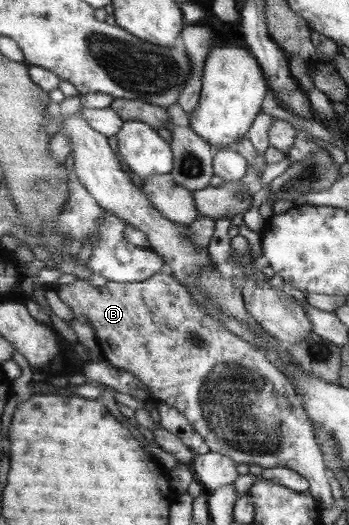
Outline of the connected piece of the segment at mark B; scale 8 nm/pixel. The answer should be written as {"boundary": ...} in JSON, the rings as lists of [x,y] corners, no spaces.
{"boundary":[[[164,264],[161,270],[155,272],[153,276],[136,283],[114,283],[106,281],[103,286],[92,286],[89,282],[76,277],[74,282],[68,284],[54,284],[52,287],[56,292],[59,300],[71,310],[74,318],[85,316],[89,326],[93,330],[93,336],[100,350],[101,358],[105,359],[111,366],[124,370],[134,376],[143,385],[147,386],[149,395],[153,397],[154,402],[167,404],[171,408],[175,408],[187,421],[193,426],[194,431],[198,432],[206,445],[209,446],[209,451],[229,458],[236,465],[257,465],[262,469],[283,467],[295,471],[299,476],[302,476],[308,482],[308,491],[311,496],[314,496],[323,508],[333,505],[333,499],[329,490],[329,485],[325,479],[325,459],[322,455],[322,448],[319,445],[317,437],[314,435],[313,425],[310,423],[306,412],[303,409],[302,402],[299,400],[298,394],[295,392],[294,384],[288,379],[286,374],[283,374],[282,369],[275,364],[275,361],[270,360],[265,353],[256,349],[254,345],[250,345],[242,338],[235,336],[229,332],[220,322],[209,314],[206,309],[197,304],[188,290],[170,274],[169,268]]]}

